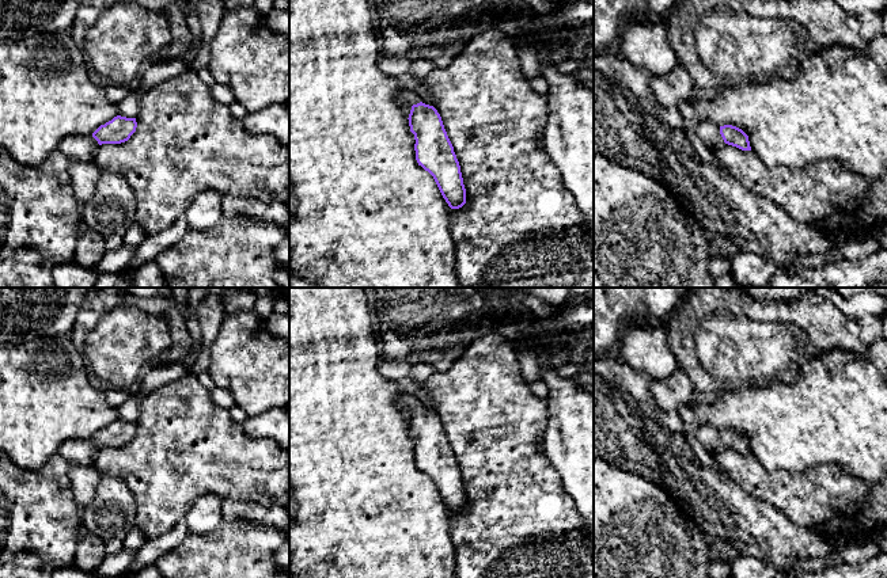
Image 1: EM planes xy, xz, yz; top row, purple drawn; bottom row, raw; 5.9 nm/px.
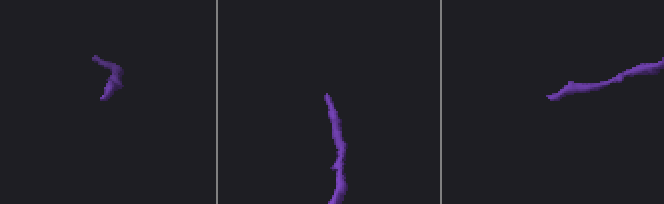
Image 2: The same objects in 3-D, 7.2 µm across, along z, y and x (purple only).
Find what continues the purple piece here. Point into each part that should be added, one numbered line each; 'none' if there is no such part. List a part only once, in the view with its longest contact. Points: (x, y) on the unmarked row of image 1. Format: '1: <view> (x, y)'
1: yz (709, 437)

